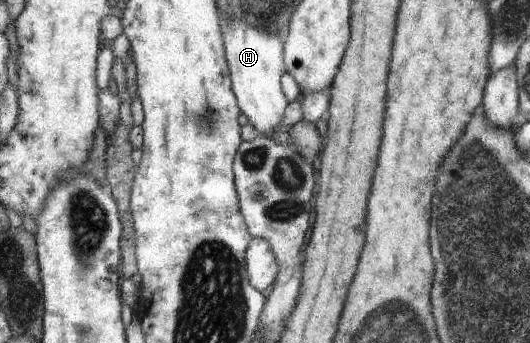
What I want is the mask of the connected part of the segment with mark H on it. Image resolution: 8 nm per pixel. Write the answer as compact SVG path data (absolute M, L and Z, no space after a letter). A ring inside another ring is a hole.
M220 18L220 30L224 36L231 87L238 101L238 108L248 118L248 124L256 128L260 136L274 140L277 130L283 130L282 118L289 103L280 86L280 77L285 73L283 40L275 32L254 28L246 20L238 18L232 20Z

